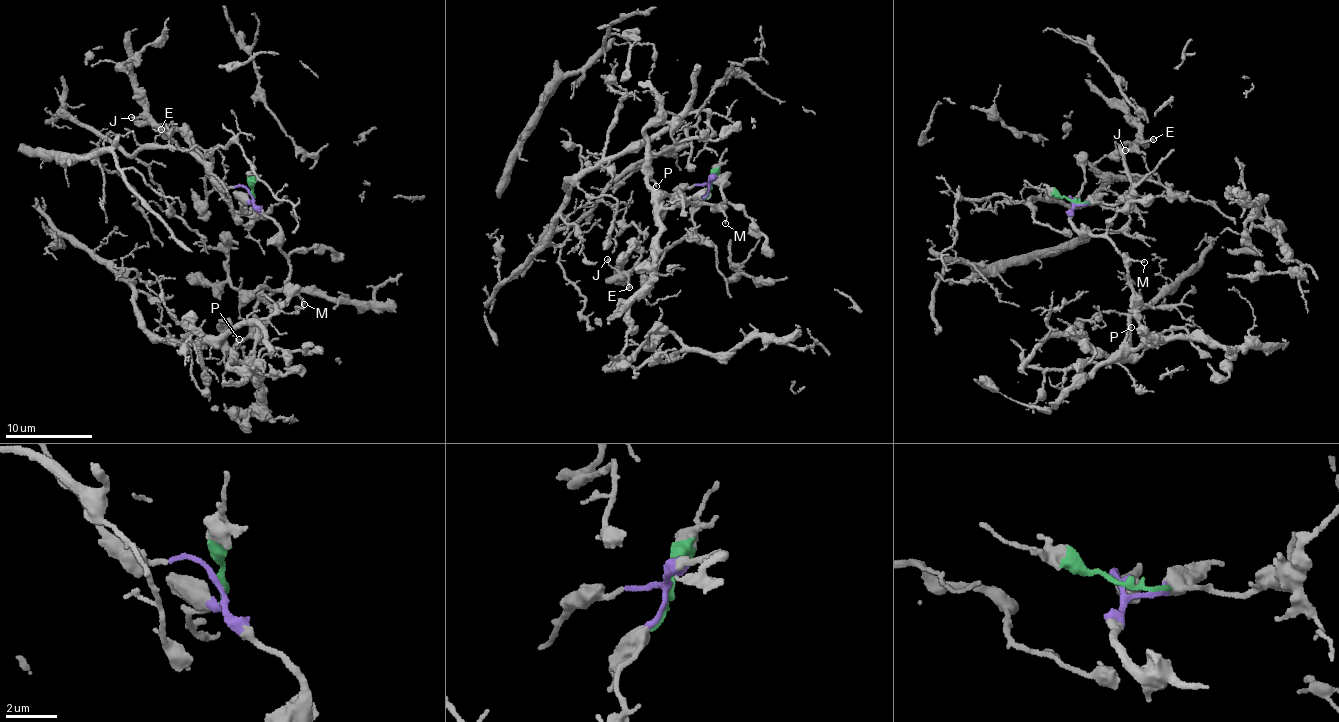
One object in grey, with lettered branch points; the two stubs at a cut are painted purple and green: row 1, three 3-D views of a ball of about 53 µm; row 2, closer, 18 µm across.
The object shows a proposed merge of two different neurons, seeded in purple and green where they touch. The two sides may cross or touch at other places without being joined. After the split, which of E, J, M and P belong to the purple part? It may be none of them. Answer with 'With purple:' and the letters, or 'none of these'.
With purple: M, P

